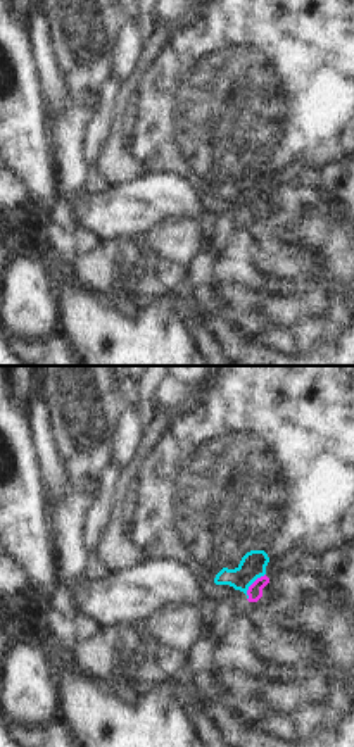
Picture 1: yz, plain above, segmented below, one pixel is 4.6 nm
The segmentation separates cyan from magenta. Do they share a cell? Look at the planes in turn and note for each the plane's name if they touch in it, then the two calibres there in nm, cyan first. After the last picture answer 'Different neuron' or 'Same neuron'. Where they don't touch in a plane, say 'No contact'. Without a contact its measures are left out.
Touches cyan in yz. Thickness 120 nm (cyan) against 70 nm

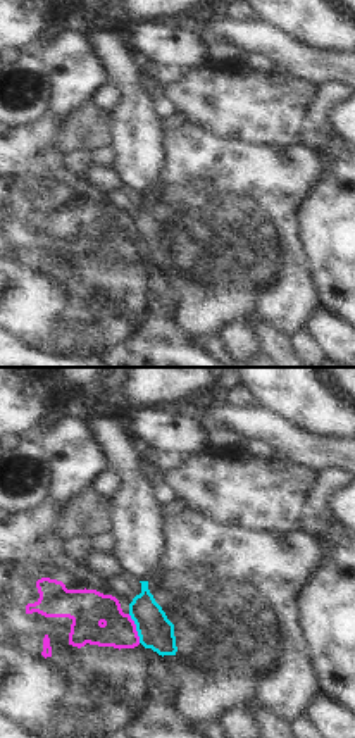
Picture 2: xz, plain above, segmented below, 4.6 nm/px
Touches cyan in xz. Thickness 170 nm (cyan) against 180 nm

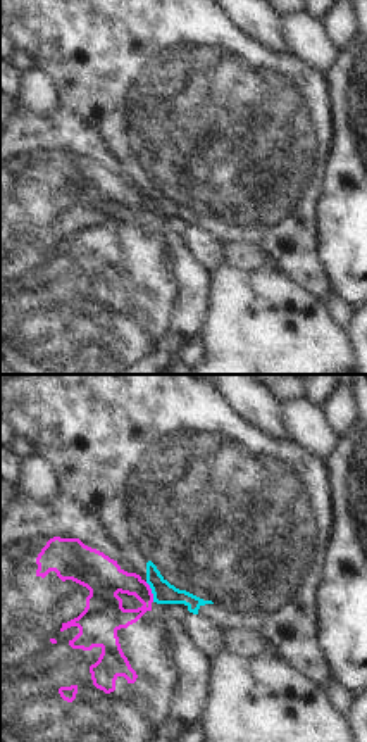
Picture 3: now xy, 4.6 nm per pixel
Touches cyan in xy. Thickness 100 nm (cyan) against 190 nm

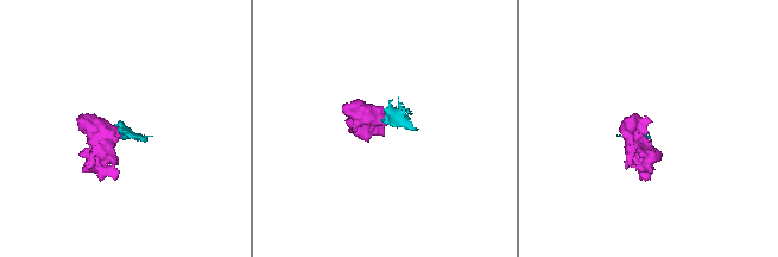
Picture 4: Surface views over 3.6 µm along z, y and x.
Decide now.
Different neuron

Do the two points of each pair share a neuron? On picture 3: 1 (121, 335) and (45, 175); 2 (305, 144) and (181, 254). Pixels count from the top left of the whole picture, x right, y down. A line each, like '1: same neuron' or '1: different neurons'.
1: same neuron
2: different neurons

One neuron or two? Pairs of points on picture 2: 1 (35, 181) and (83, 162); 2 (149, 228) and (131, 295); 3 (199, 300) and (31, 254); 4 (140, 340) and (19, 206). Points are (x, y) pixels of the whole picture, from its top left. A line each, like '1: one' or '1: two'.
1: one
2: two
3: two
4: one

